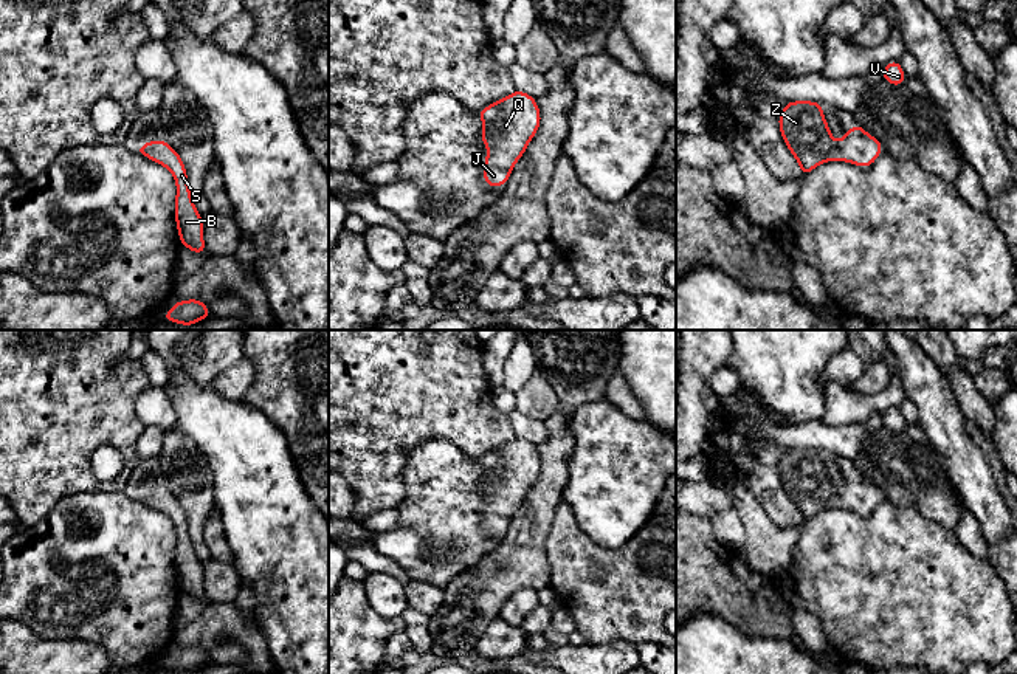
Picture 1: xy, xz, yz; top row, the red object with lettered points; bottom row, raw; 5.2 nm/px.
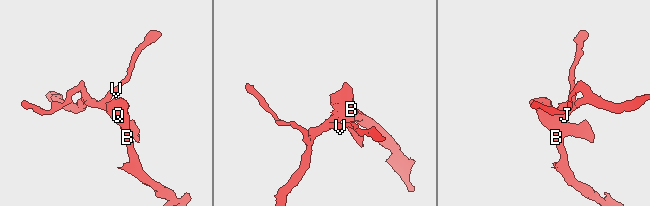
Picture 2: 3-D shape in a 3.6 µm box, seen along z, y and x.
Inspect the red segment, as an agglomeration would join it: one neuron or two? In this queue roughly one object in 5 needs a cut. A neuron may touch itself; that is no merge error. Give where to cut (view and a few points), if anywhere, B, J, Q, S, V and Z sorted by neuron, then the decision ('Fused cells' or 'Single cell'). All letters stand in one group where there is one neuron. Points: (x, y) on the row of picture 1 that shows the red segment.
No split. Groups: B J Q S V Z. Single cell

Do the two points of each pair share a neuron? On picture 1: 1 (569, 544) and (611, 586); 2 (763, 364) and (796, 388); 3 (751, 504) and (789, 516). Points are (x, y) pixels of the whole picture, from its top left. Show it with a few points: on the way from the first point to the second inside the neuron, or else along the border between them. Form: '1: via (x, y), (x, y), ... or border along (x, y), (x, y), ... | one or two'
1: via (580, 555), (602, 577) | one
2: via (772, 364), (786, 378) | one
3: border along (737, 481), (754, 496), (774, 522), (792, 527) | two

